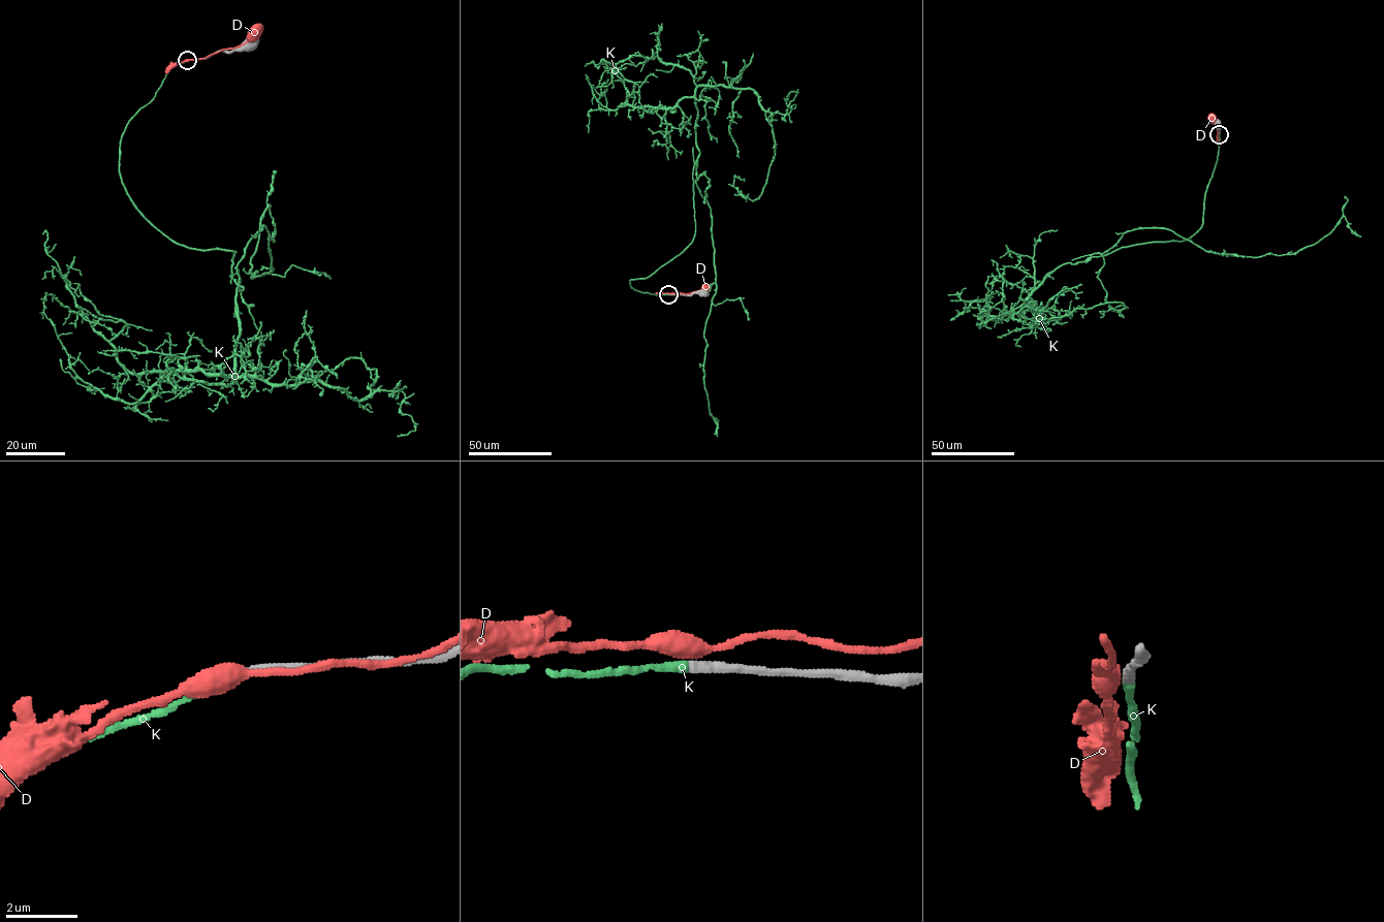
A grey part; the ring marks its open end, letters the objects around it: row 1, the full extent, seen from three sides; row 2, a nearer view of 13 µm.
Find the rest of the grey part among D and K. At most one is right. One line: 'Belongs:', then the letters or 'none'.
Belongs: K

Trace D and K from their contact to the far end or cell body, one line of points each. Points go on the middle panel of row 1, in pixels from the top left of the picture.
D: (668, 294), (688, 293), (704, 288)
K: (668, 294), (630, 281), (695, 232), (699, 86), (752, 89), (771, 114), (761, 194), (744, 181)

